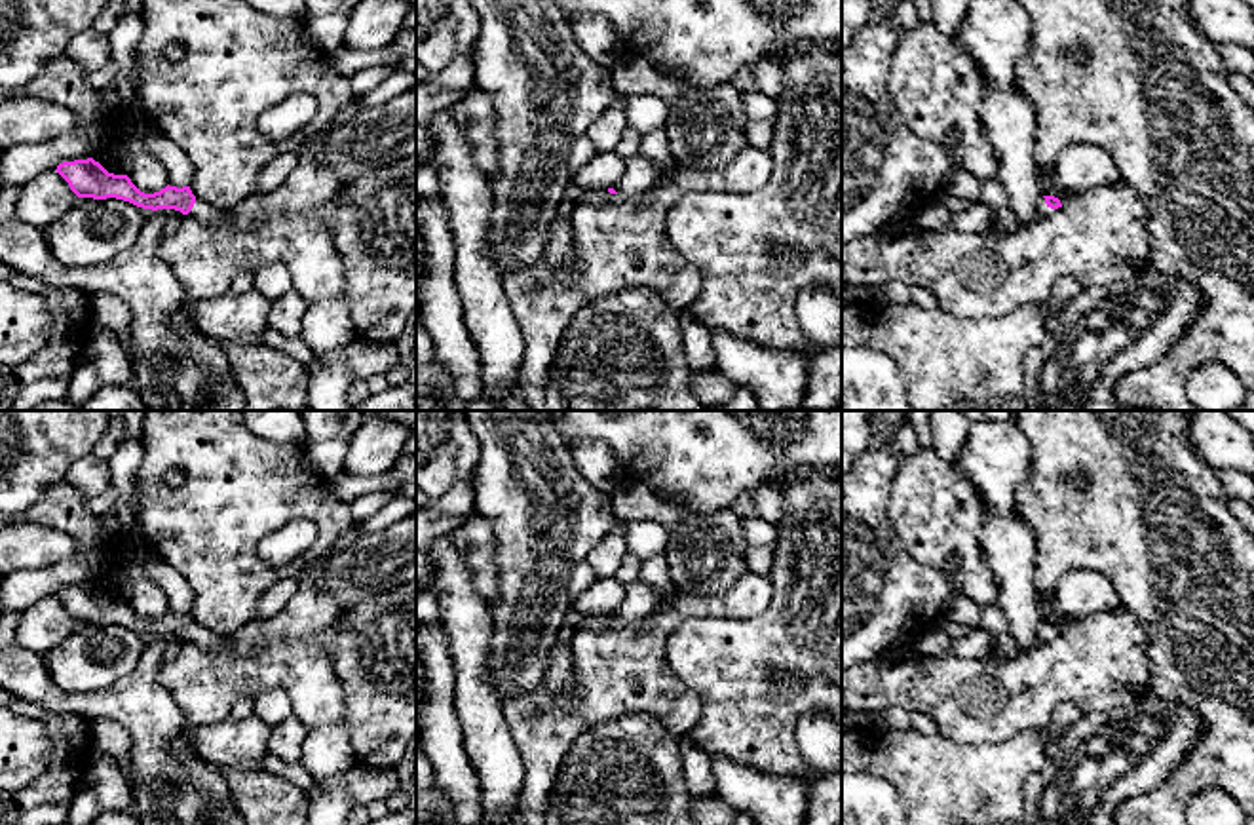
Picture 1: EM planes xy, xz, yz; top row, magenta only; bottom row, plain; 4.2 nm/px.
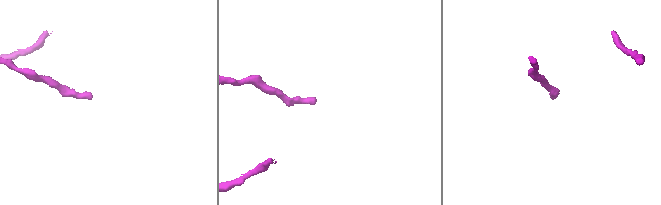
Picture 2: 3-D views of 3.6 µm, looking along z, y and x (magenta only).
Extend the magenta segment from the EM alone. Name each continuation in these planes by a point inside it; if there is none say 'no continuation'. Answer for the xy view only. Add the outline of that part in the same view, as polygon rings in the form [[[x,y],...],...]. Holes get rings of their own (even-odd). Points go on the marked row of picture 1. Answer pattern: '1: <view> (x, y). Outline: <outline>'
1: xy (204, 211). Outline: [[[196,198],[196,203],[188,215],[207,224],[217,224],[217,222],[226,221],[226,211],[218,211],[217,207],[213,207],[211,203],[200,198]]]

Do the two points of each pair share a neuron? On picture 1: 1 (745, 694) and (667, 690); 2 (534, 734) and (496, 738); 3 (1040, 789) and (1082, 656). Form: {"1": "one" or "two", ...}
{"1": "two", "2": "two", "3": "two"}

